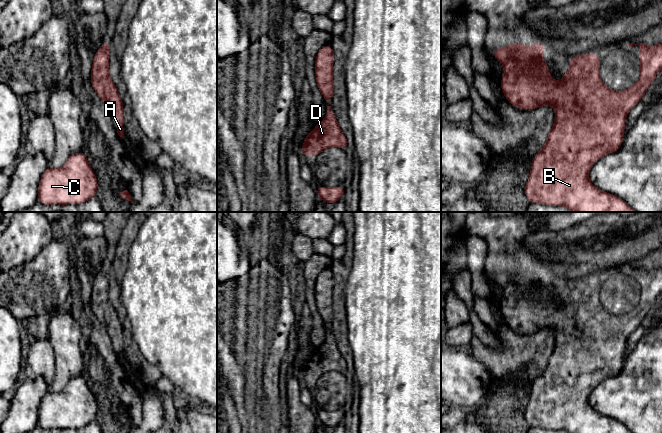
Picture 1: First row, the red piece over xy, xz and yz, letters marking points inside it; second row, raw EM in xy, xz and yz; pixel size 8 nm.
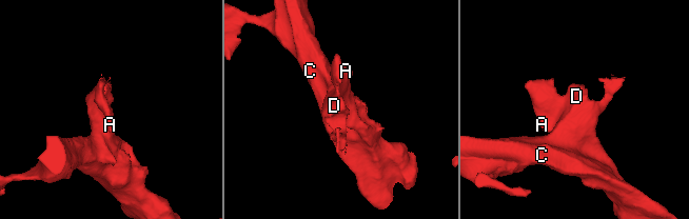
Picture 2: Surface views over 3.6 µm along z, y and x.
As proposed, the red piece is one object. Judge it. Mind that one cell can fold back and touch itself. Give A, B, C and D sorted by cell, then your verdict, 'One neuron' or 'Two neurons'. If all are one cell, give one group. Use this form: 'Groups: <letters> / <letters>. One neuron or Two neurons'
Groups: A B C D. One neuron

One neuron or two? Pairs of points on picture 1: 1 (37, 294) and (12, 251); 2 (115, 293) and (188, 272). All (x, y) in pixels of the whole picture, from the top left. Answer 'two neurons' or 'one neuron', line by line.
1: two neurons
2: two neurons

